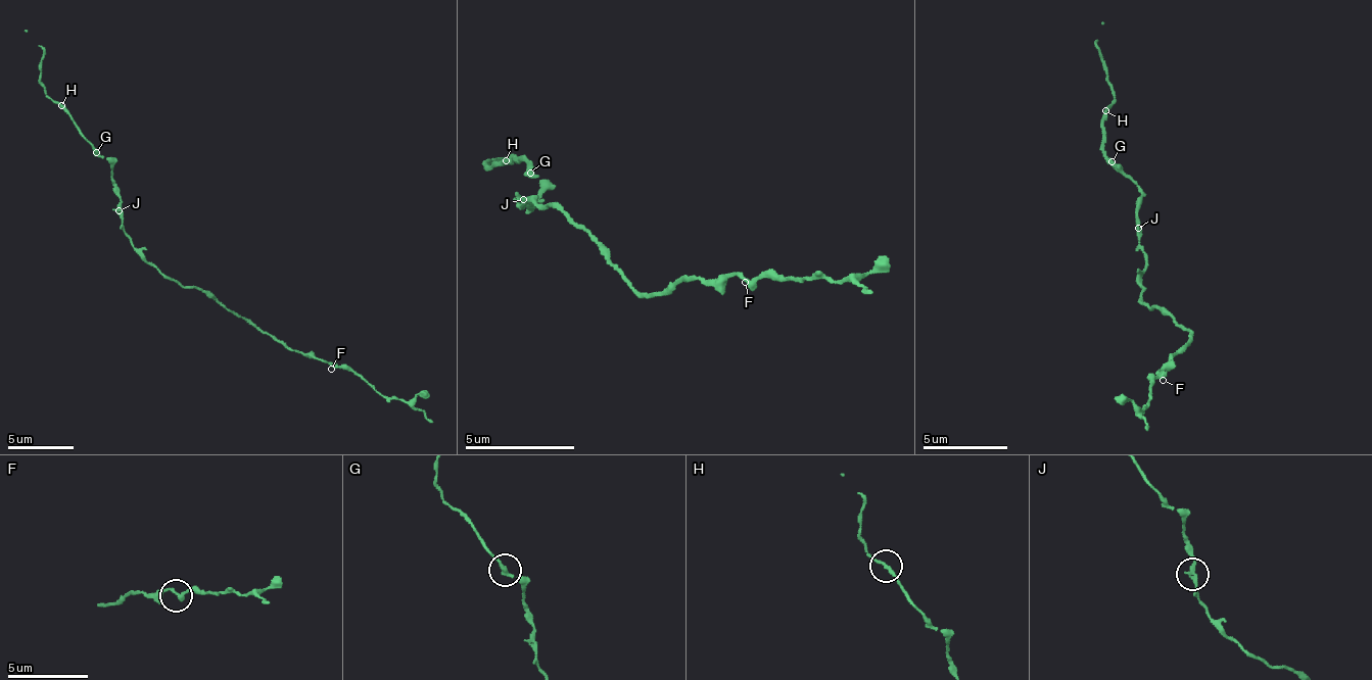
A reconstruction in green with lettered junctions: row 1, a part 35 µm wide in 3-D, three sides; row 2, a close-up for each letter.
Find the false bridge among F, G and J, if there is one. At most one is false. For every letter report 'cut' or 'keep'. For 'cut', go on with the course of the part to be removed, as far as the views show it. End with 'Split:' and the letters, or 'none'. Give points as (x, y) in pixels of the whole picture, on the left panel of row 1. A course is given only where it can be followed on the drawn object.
F: keep
G: keep
J: keep
Split: none

